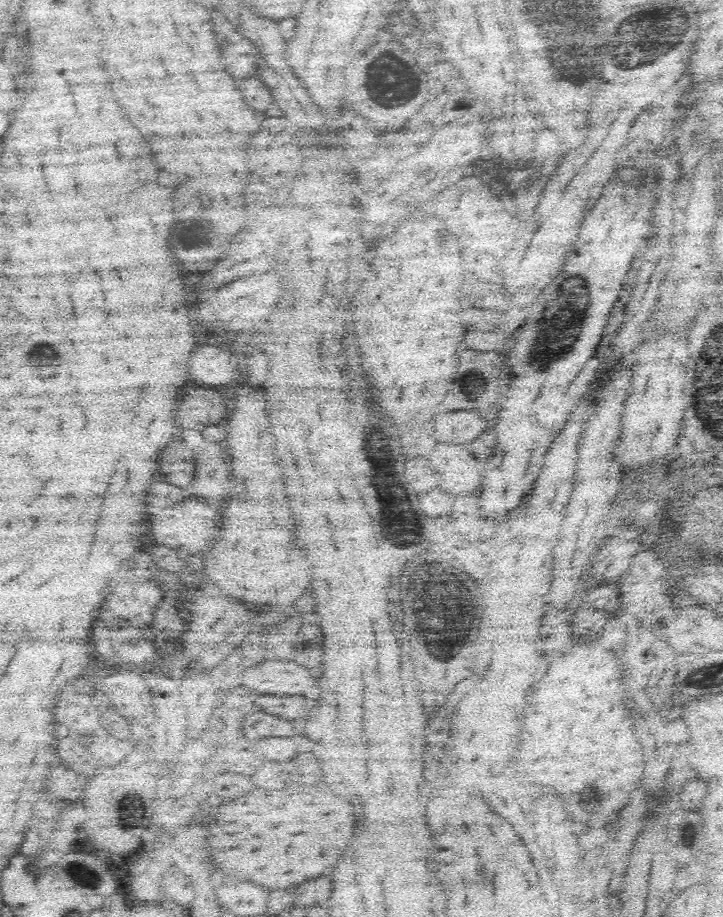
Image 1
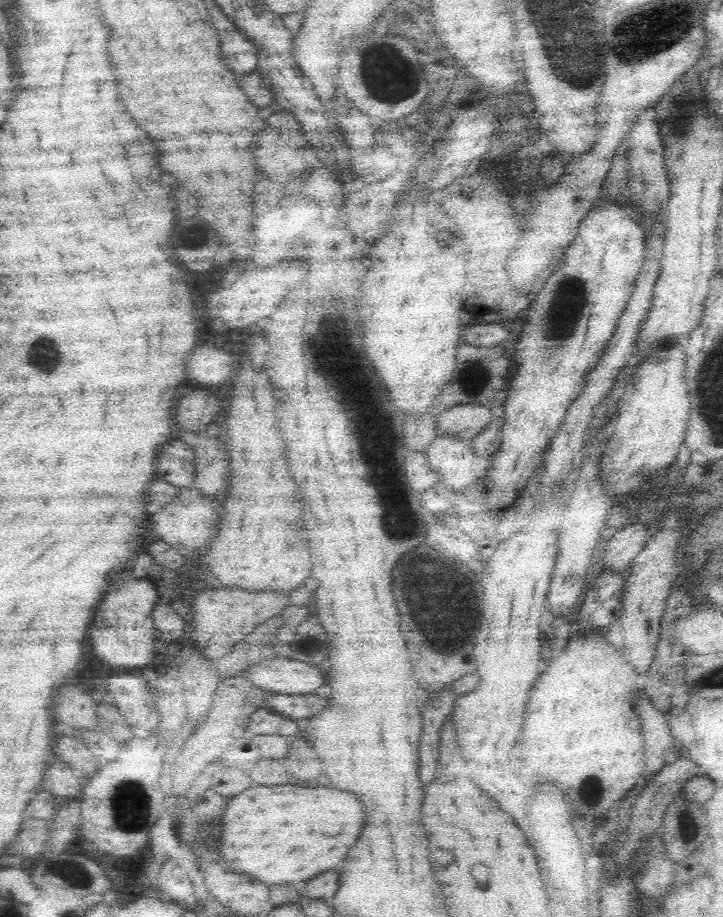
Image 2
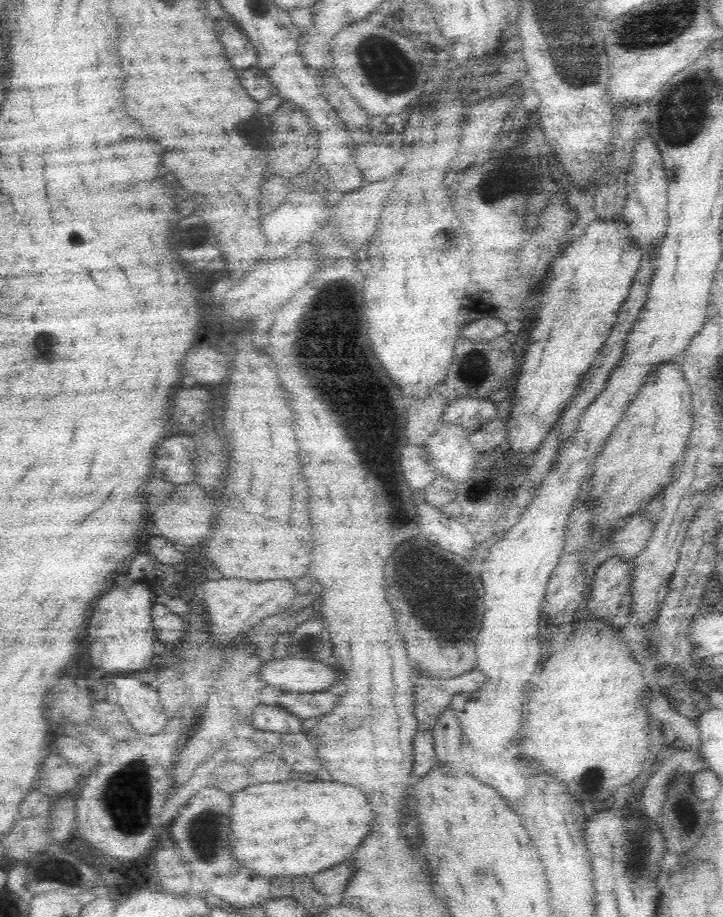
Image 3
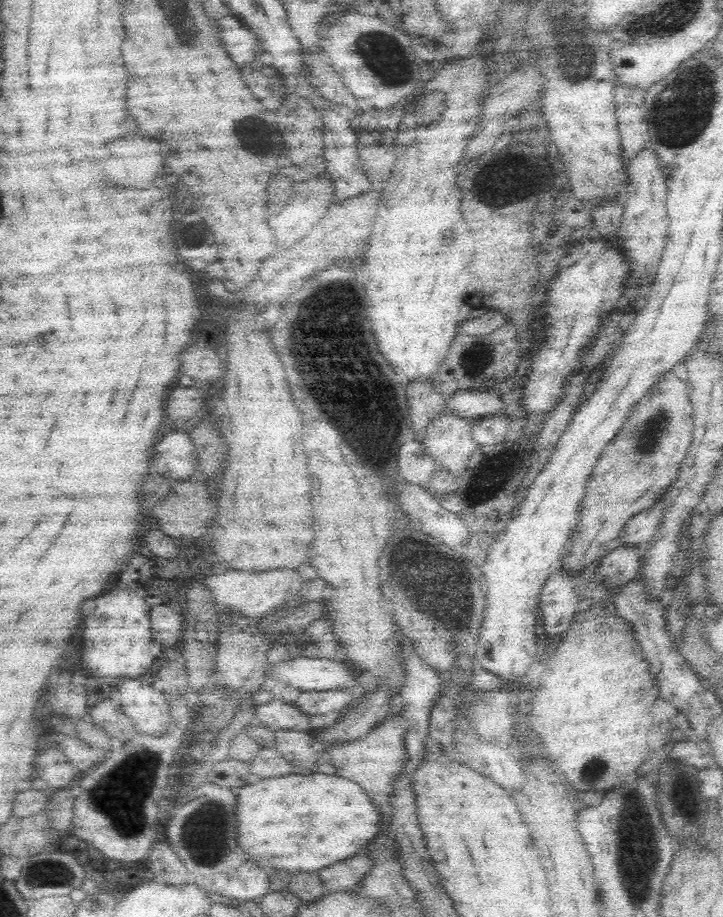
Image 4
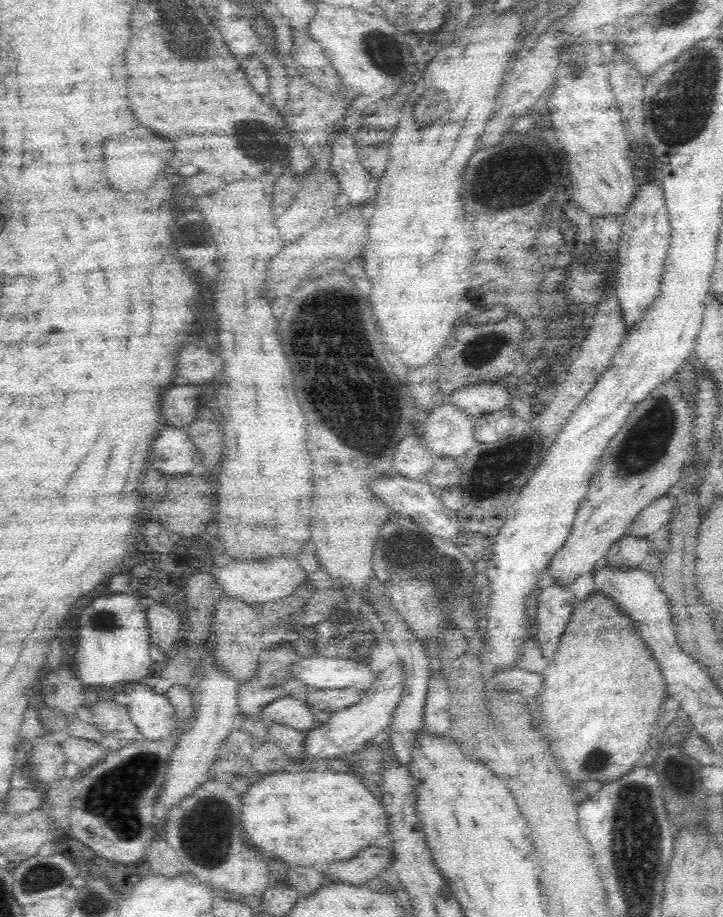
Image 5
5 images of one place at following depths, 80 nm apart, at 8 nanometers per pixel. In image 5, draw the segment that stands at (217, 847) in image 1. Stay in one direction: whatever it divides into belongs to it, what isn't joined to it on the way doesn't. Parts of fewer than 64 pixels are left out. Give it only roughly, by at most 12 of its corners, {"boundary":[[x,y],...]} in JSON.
{"boundary":[[348,772],[271,774],[243,787],[262,856],[316,868],[388,832]]}

